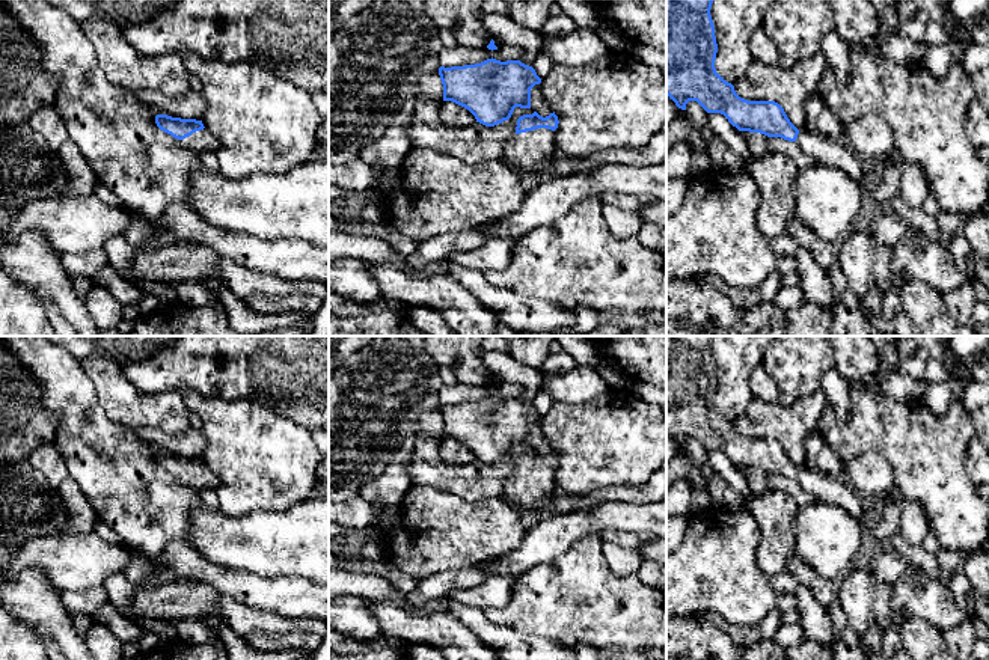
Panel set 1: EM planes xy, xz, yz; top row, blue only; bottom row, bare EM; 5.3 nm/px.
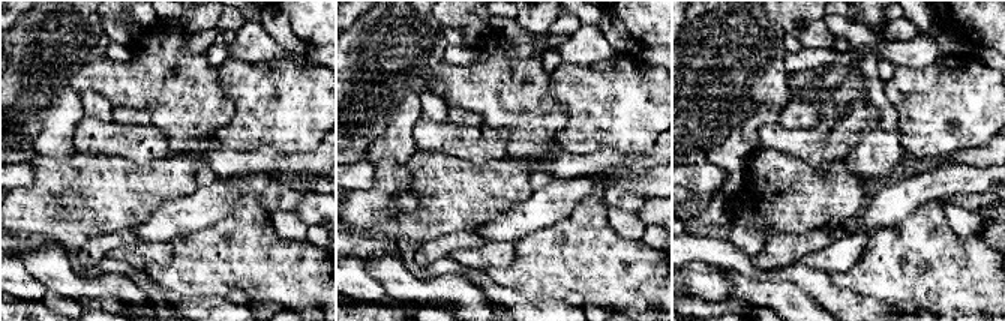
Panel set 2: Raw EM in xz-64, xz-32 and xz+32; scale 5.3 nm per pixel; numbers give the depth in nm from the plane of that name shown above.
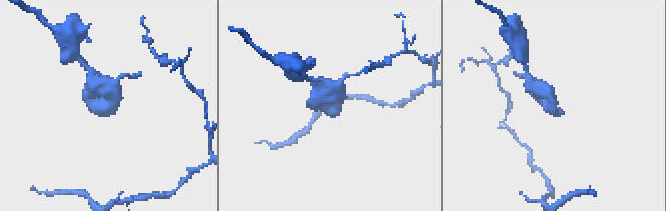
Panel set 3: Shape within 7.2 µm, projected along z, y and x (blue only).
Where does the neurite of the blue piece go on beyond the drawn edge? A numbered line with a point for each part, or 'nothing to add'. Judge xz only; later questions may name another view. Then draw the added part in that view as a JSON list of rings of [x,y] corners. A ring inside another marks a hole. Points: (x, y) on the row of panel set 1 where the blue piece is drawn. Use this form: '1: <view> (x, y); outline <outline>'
1: xz (531, 151); outline [[[538,128],[516,134],[501,146],[501,157],[516,166],[520,173],[546,173],[546,167],[558,154],[555,131]]]

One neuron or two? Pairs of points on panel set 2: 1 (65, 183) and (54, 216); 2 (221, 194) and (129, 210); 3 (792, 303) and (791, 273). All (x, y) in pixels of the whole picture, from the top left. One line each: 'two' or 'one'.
1: one
2: two
3: two

